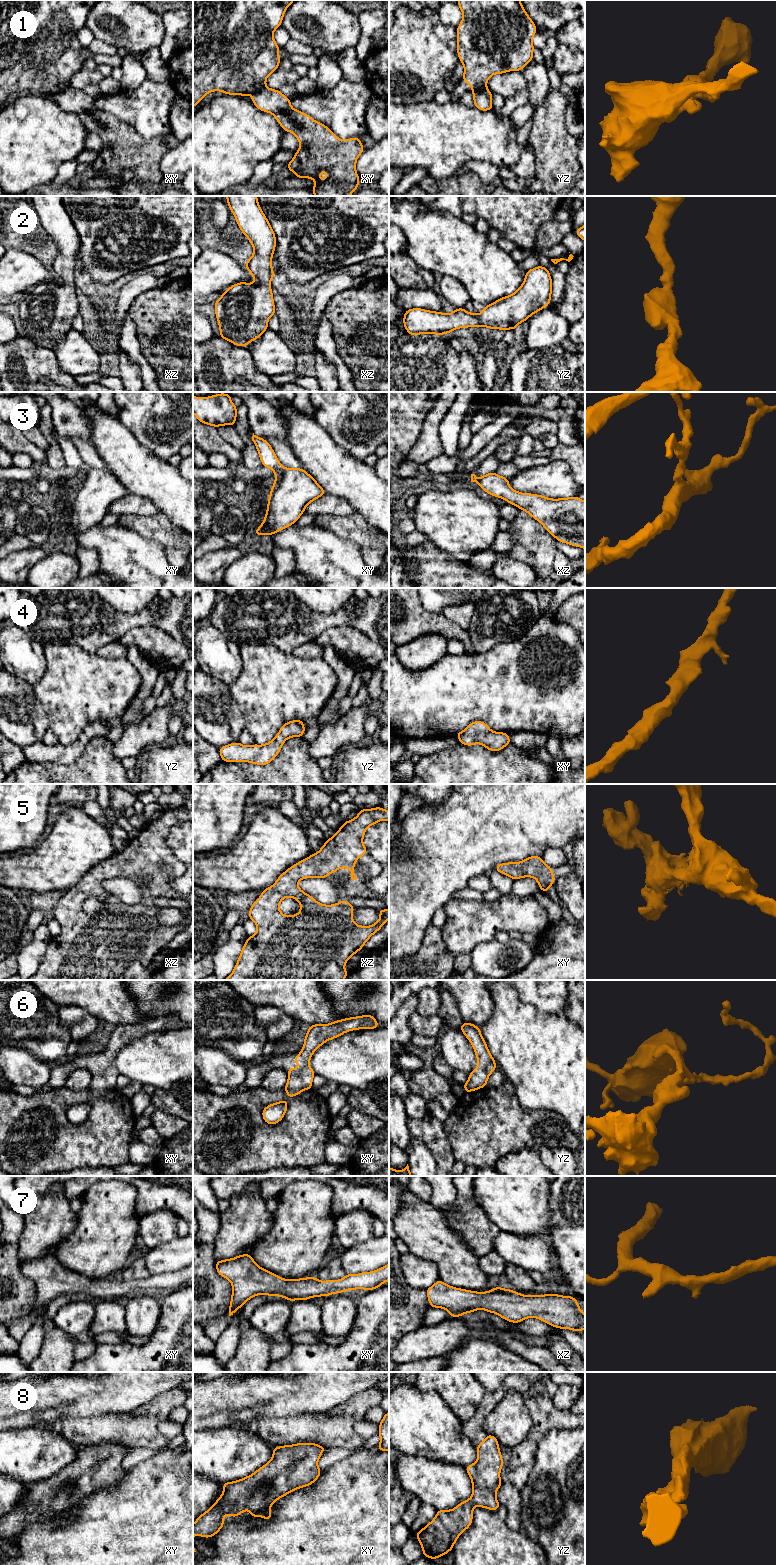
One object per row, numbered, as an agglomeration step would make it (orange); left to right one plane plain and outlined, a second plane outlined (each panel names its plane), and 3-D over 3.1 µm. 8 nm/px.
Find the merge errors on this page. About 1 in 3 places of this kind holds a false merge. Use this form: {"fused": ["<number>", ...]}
{"fused": ["1", "3"]}

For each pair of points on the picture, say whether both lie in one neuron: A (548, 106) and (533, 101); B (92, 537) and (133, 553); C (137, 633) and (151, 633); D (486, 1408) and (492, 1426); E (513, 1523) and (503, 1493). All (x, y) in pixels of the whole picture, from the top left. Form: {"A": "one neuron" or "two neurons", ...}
{"A": "two neurons", "B": "one neuron", "C": "one neuron", "D": "two neurons", "E": "one neuron"}

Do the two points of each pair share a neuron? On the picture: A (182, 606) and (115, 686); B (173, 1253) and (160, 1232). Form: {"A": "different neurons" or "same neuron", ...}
{"A": "different neurons", "B": "different neurons"}

